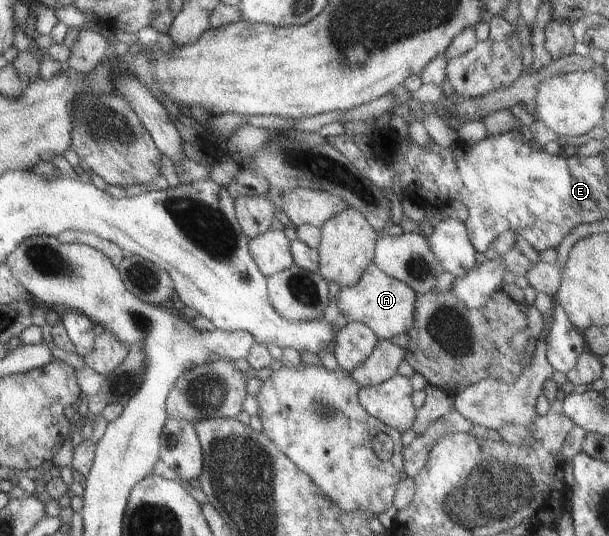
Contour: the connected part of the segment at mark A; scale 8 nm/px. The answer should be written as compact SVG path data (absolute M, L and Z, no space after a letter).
M374 263L366 267L355 286L340 287L335 297L335 303L348 323L361 323L383 340L400 335L413 327L413 317L416 315L414 301L417 301L414 289L390 277Z

